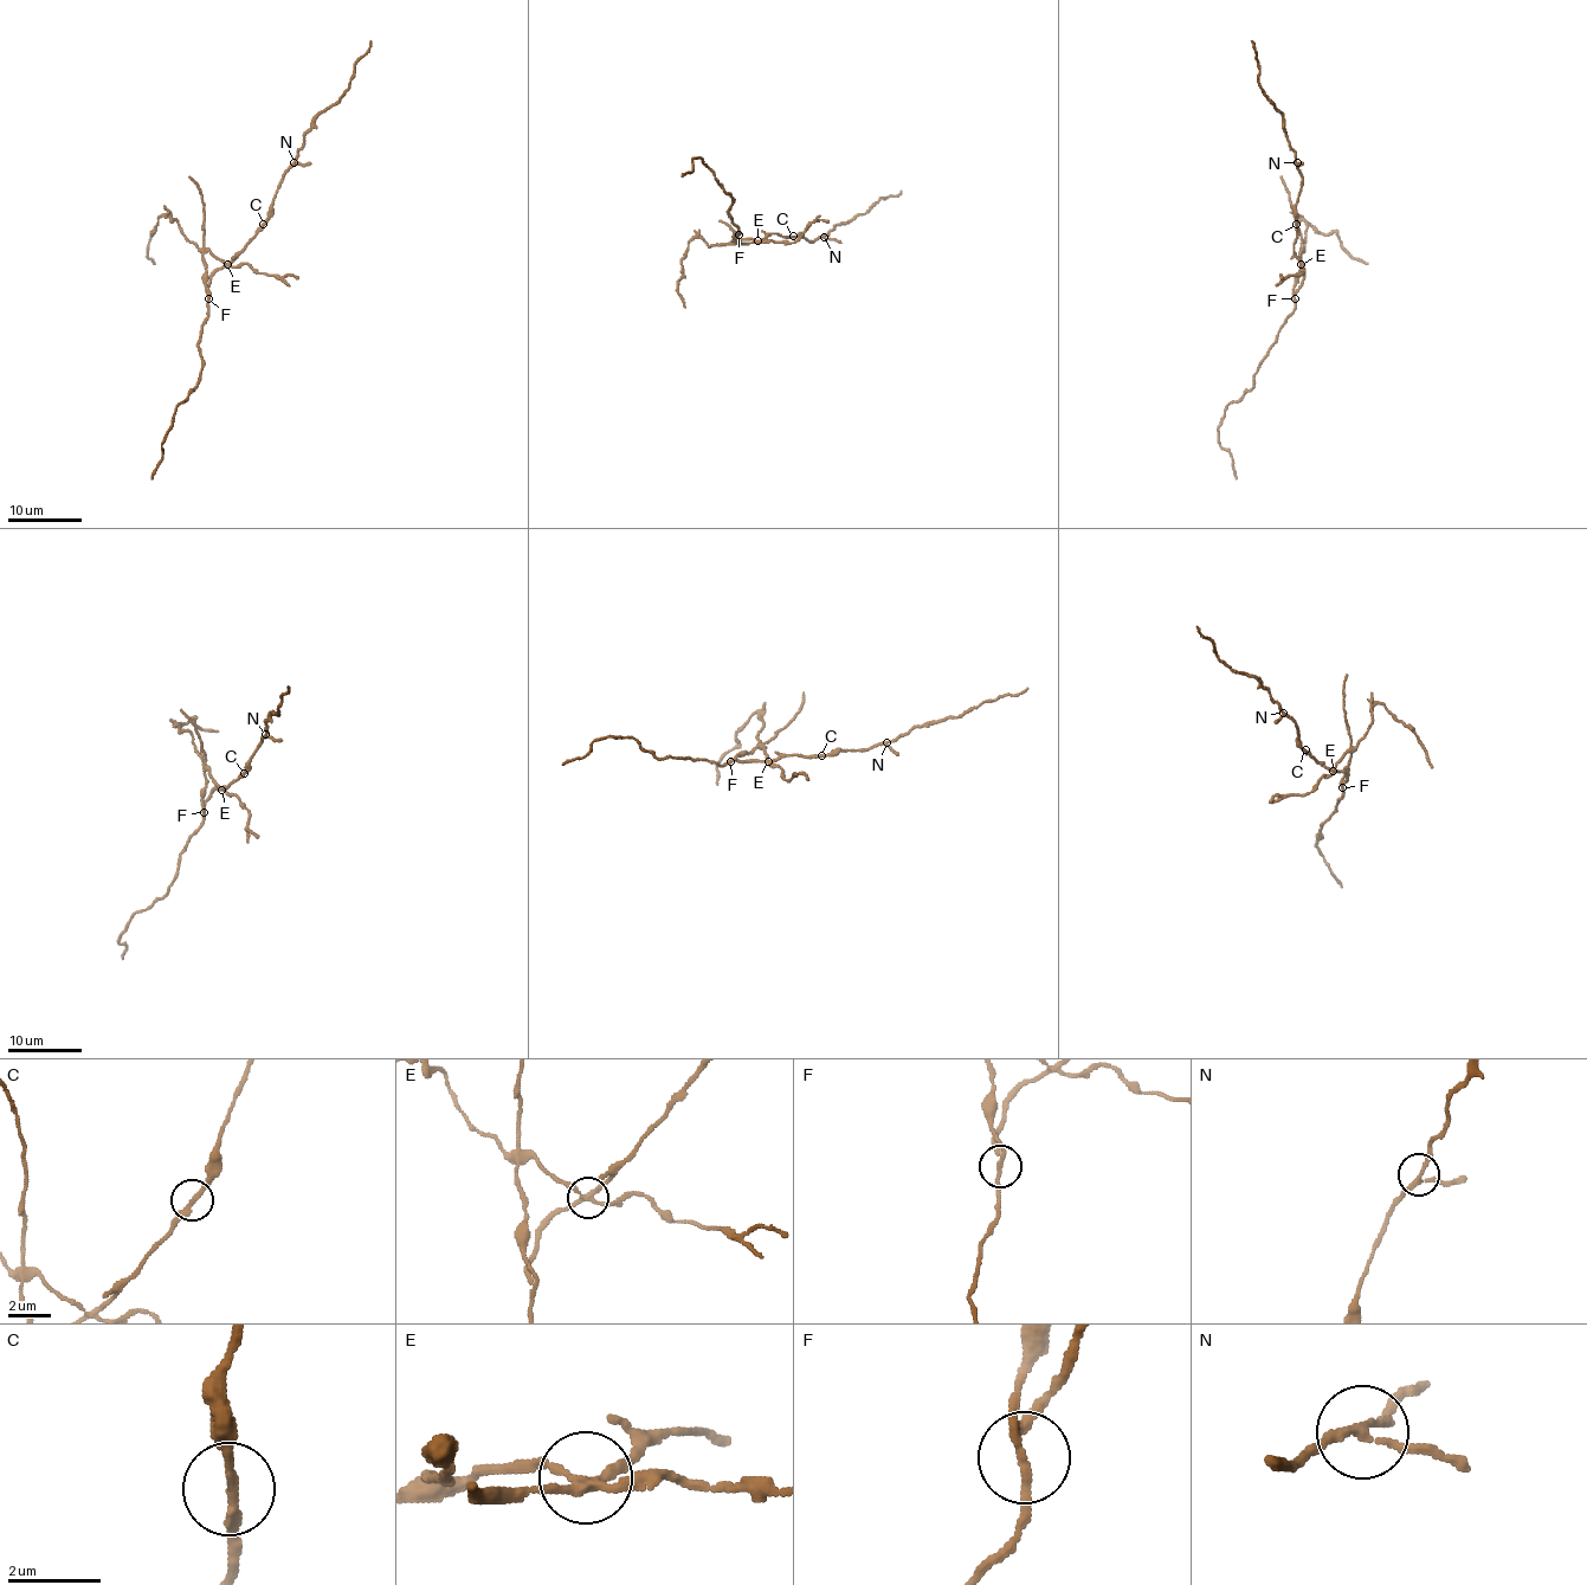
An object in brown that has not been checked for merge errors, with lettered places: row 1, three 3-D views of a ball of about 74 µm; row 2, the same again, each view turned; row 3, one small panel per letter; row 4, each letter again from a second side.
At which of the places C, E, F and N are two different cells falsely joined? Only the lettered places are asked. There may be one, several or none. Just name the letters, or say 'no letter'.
E, F

